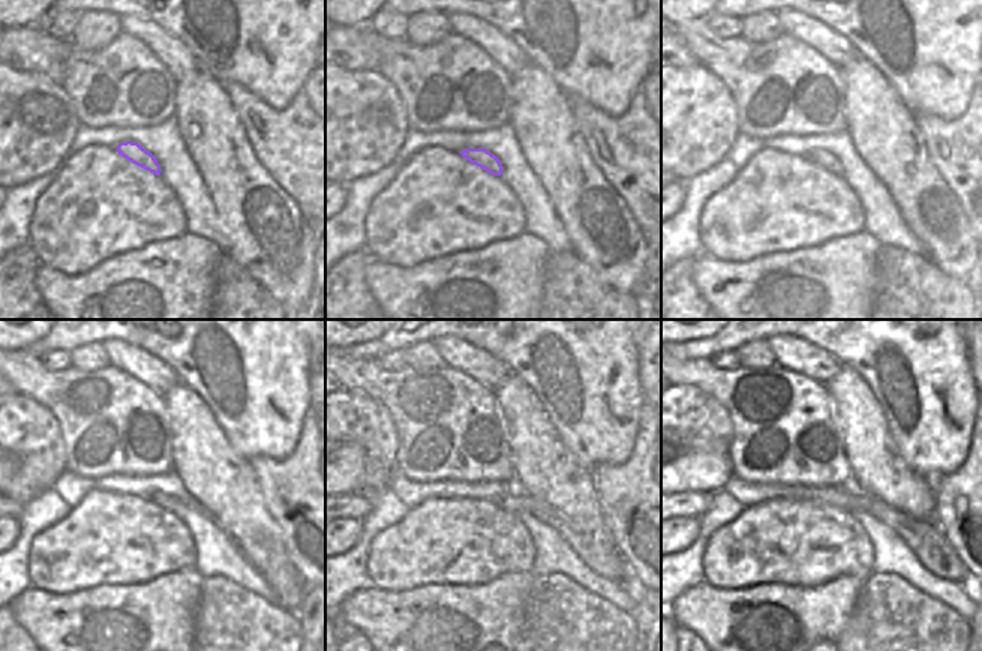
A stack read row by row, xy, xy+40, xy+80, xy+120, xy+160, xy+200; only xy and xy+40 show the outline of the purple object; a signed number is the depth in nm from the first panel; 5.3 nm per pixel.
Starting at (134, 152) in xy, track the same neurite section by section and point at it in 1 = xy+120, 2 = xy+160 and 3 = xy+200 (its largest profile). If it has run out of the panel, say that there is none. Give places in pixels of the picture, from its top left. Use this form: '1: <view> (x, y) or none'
1: xy+120 (168, 503)
2: xy+160 (598, 551)
3: xy+200 (925, 539)

